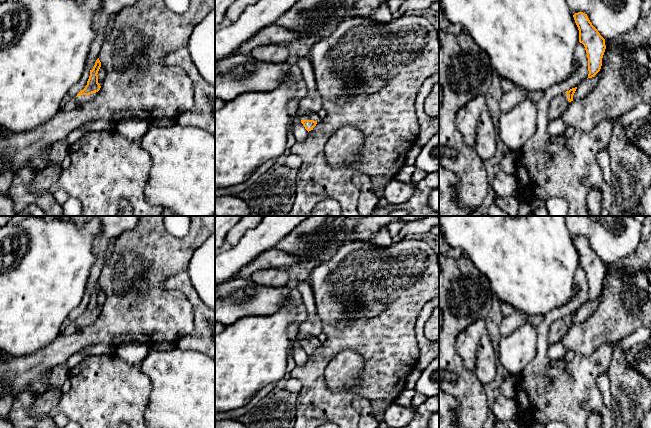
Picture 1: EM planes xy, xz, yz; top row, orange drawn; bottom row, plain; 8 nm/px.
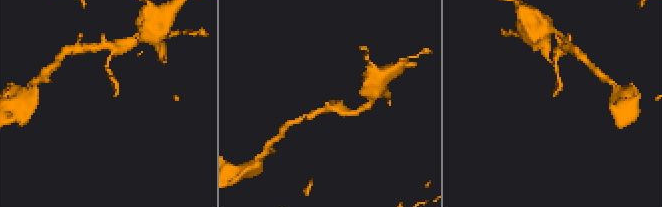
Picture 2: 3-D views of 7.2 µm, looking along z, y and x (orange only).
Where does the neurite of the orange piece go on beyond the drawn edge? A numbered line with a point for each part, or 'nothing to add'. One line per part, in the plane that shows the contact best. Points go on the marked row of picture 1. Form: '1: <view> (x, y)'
1: xy (81, 99)

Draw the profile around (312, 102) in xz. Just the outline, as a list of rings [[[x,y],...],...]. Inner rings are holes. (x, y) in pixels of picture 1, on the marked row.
[[[315,90],[312,93],[307,93],[299,100],[298,110],[295,118],[291,124],[291,129],[297,124],[301,123],[301,116],[306,112],[317,112],[322,108],[322,97],[320,93]]]

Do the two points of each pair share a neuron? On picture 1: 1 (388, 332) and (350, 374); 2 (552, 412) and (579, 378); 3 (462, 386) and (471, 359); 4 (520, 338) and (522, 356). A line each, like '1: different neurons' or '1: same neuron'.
1: different neurons
2: same neuron
3: different neurons
4: same neuron

